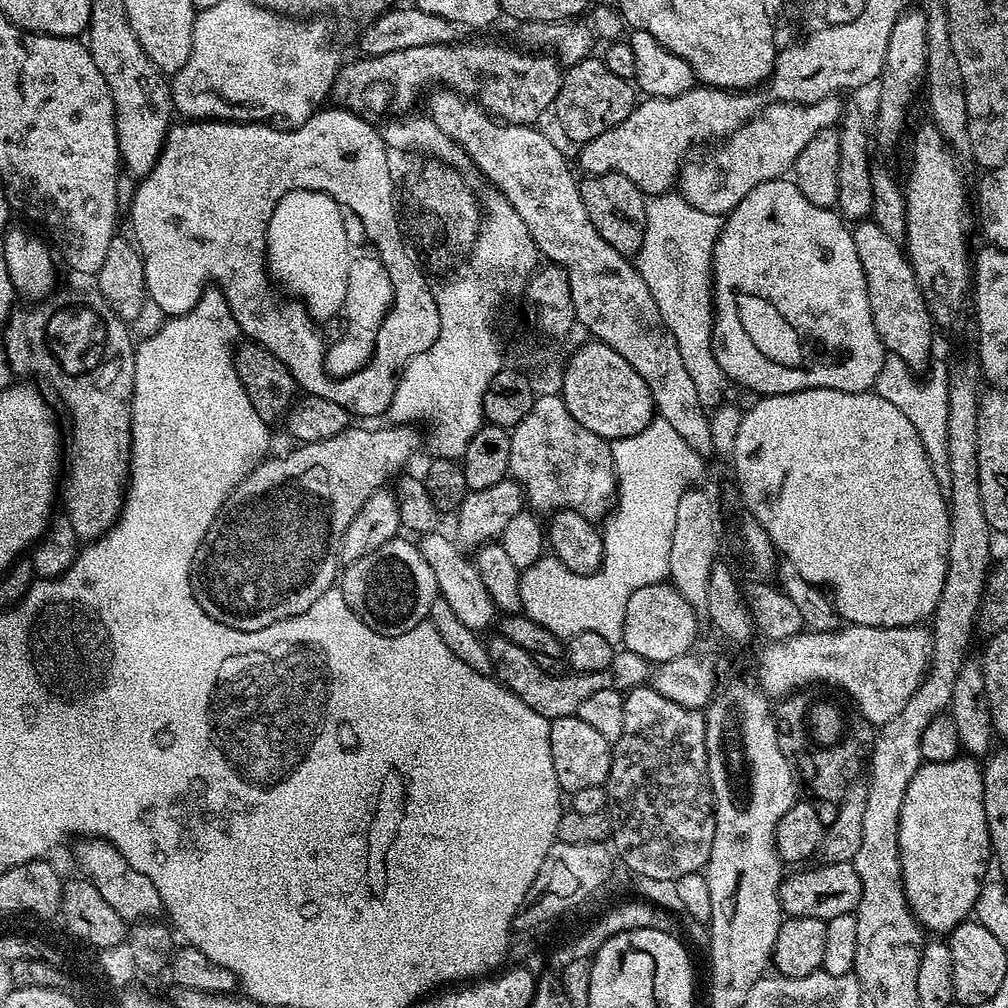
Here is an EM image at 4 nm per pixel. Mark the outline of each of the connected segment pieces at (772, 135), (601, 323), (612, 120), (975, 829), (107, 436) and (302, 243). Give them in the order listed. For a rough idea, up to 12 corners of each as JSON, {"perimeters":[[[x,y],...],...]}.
{"perimeters":[[[839,95],[768,102],[678,192],[732,212],[754,186],[787,177],[806,142],[842,115]],[[437,87],[427,115],[564,269],[703,458],[712,421],[642,274],[598,230],[546,133]],[[603,59],[561,75],[554,105],[583,146],[618,126],[637,89]],[[921,763],[898,822],[902,882],[928,934],[986,887],[981,765]],[[98,290],[17,307],[13,373],[72,423],[63,515],[80,542],[124,509],[136,344]],[[288,191],[265,263],[315,321],[344,307],[354,257],[343,205]]]}

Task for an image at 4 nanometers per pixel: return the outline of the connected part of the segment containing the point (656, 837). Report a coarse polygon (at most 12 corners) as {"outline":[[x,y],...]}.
{"outline":[[624,697],[610,844],[648,880],[707,869],[706,716]]}

